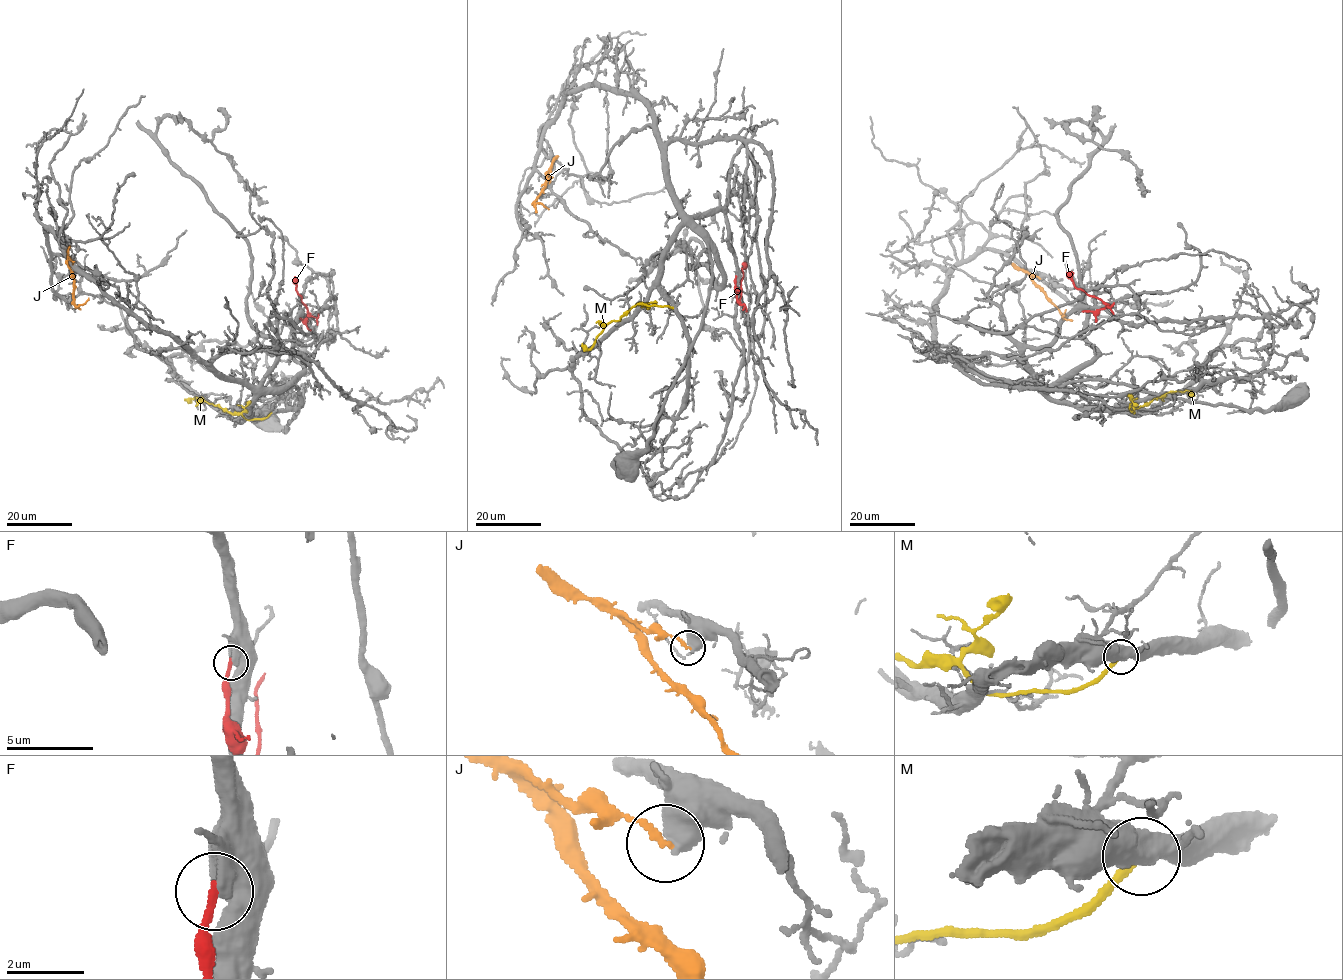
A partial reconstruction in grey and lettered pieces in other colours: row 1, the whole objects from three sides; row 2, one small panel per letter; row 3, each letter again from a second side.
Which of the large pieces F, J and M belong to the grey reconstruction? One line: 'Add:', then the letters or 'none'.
Add: J

